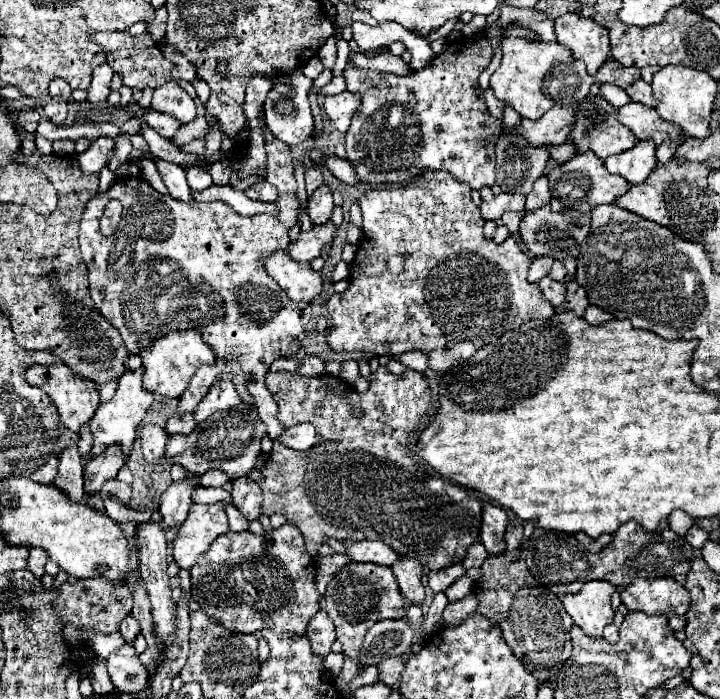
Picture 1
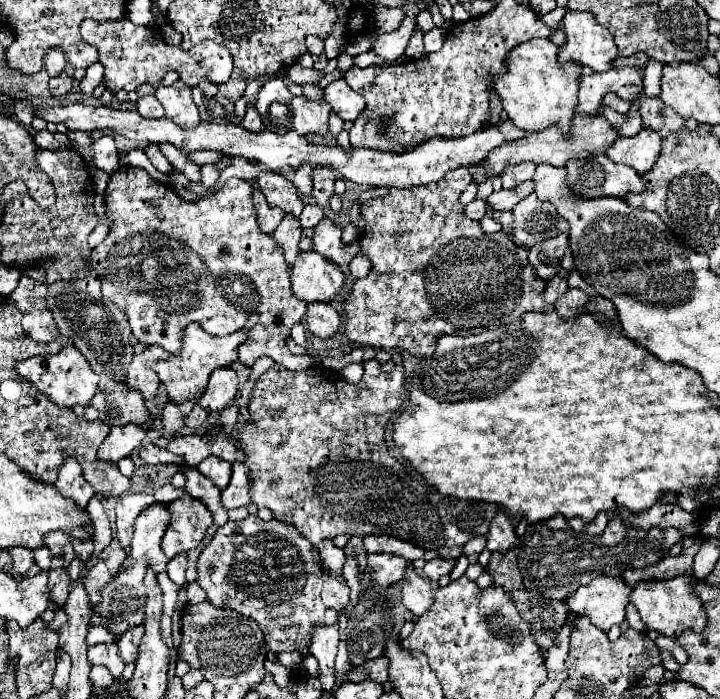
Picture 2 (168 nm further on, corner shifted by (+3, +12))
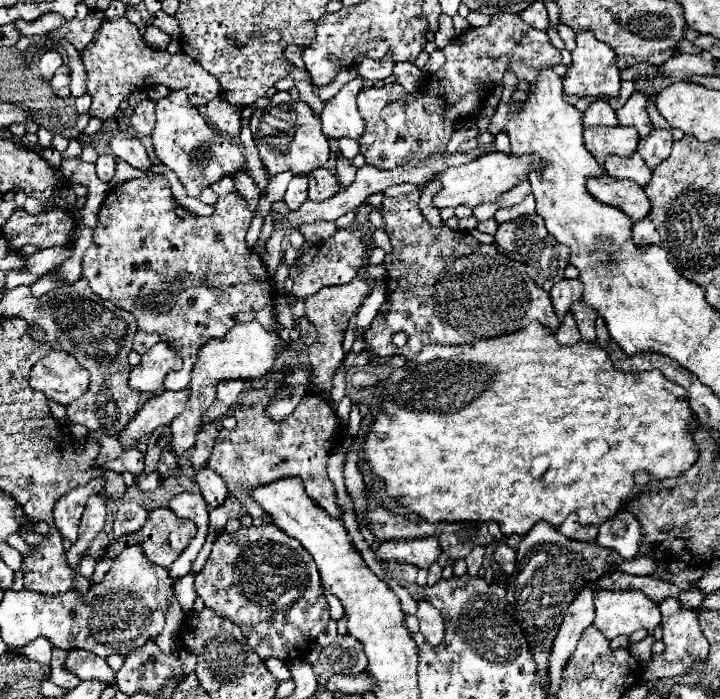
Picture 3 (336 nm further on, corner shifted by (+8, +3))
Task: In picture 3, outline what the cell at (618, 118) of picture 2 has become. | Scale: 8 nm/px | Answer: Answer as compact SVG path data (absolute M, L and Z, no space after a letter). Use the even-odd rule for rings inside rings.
M632 93L630 99L626 101L626 105L616 111L618 123L634 127L638 131L640 139L646 137L650 133L650 129L652 129L652 123L650 123L650 119L646 115L646 103L648 103L648 99L650 97L642 95L642 93Z

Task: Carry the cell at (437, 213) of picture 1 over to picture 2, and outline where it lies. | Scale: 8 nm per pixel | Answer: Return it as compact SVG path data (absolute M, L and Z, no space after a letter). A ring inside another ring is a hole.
M457 168L447 172L439 182L413 188L391 188L385 198L367 200L363 204L365 234L359 242L361 254L373 262L373 270L367 278L353 284L345 300L345 336L351 342L381 350L403 348L423 358L433 354L443 334L473 336L487 328L511 324L527 312L555 312L553 306L545 306L545 280L541 280L529 264L527 248L513 244L505 232L487 236L479 222L463 214L459 194L471 182L469 170Z

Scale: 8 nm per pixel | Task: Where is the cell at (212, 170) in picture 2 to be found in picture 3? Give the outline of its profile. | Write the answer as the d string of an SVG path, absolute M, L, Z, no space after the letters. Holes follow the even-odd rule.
M222 177L220 181L212 183L212 185L210 185L210 189L212 189L214 193L218 193L218 197L228 195L230 191L236 191L236 189L234 189L234 183L232 183L232 179L230 179L230 177Z

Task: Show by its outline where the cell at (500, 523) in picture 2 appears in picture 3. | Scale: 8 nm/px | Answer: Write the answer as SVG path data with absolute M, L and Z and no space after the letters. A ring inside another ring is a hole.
M500 543L496 545L496 551L494 551L494 561L502 567L504 573L512 573L514 571L514 561L516 561L516 549Z

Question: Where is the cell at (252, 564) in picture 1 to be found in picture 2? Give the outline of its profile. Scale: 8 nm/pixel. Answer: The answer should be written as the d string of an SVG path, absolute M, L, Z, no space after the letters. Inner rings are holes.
M249 514L241 522L227 522L225 526L217 528L213 540L199 556L197 572L197 582L201 588L205 588L207 600L217 608L231 608L247 618L253 618L263 634L271 636L265 637L265 643L269 650L277 654L309 648L313 628L325 622L325 606L321 602L323 568L319 552L297 532L297 528L281 524L279 520L263 522L255 514Z

